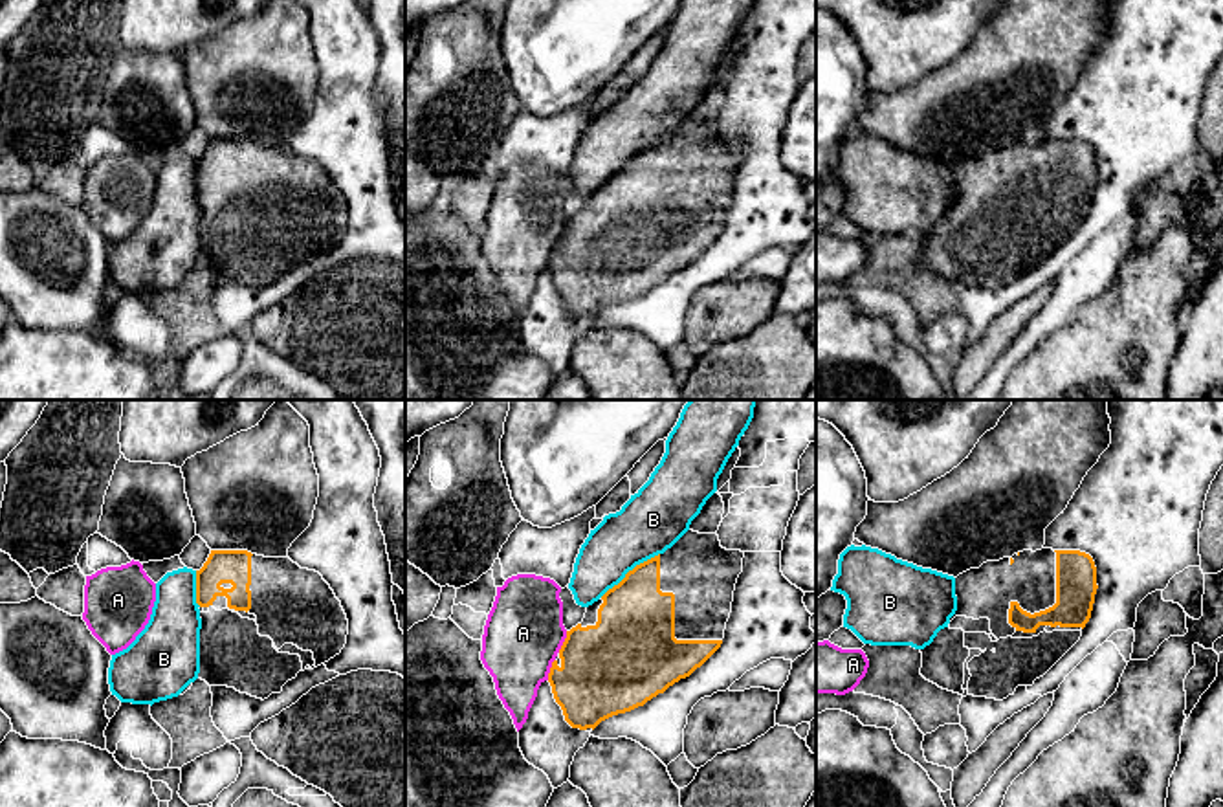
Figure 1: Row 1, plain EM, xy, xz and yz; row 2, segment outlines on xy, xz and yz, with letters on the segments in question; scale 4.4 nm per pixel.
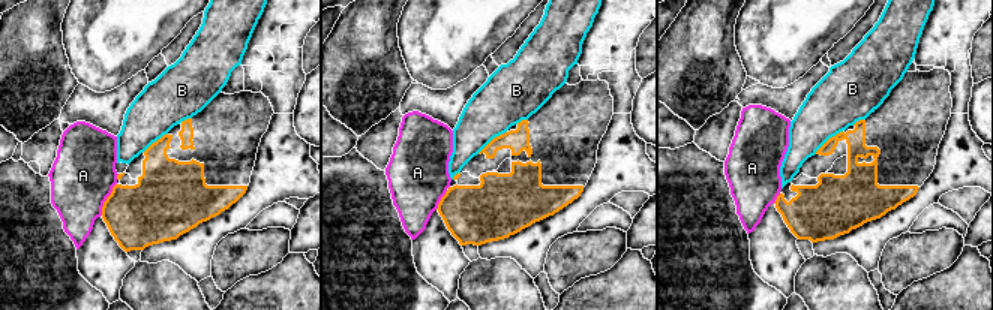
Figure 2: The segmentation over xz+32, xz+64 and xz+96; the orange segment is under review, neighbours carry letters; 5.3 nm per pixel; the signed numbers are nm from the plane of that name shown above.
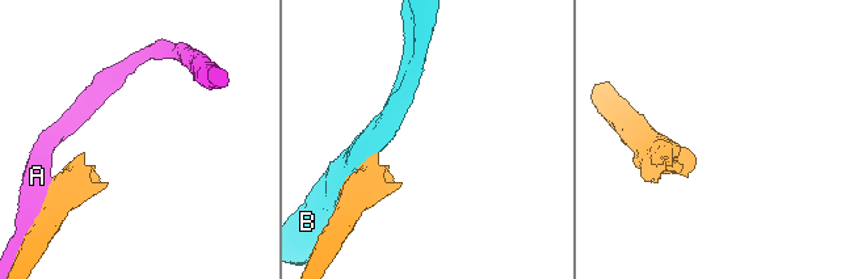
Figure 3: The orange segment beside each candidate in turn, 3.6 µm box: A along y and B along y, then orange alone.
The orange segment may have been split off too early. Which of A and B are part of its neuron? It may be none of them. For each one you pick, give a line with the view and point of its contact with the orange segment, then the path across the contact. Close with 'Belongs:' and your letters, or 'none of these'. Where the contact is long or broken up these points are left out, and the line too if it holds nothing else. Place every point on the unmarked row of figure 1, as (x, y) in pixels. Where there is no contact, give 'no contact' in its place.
Belongs: none of these

